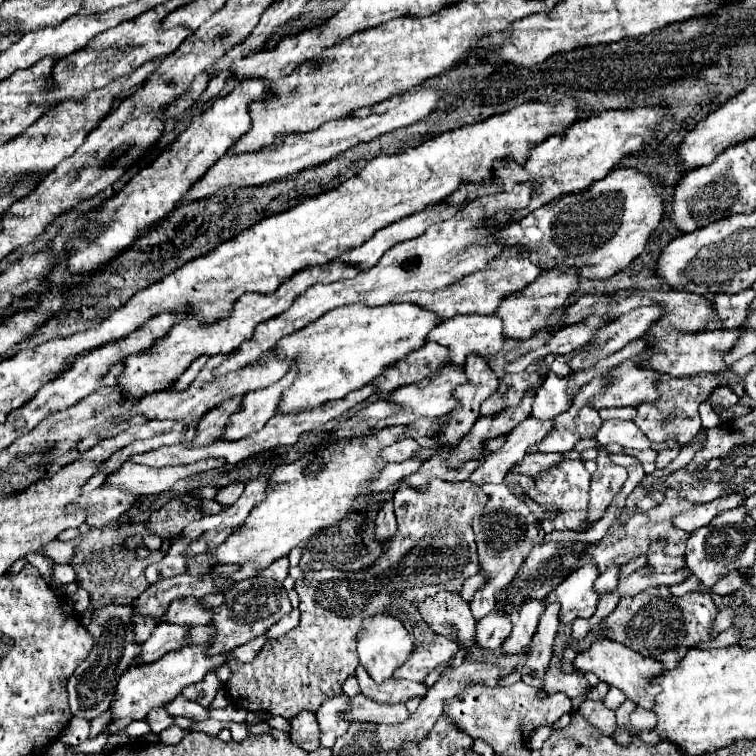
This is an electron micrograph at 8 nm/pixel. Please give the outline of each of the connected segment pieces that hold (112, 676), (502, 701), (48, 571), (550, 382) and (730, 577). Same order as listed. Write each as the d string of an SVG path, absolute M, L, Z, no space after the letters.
M104 605L100 609L94 609L90 625L86 627L86 631L94 639L94 649L90 651L86 661L82 661L76 667L66 685L70 711L74 717L84 717L90 721L102 715L114 699L114 691L122 673L138 665L136 659L140 657L142 643L134 639L134 623L132 623L134 615L136 613L132 605Z
M520 681L502 689L486 689L478 685L470 689L470 693L462 693L462 697L446 701L444 713L448 715L450 723L458 725L458 729L466 731L472 739L486 741L496 755L502 755L508 745L526 745L538 727L554 725L564 713L572 713L572 705L564 693L548 695Z
M30 553L26 559L28 559L30 565L34 565L42 573L42 577L46 579L46 583L52 581L52 569L54 569L54 561L52 559L48 559L48 557L40 555L40 553Z
M548 371L544 383L536 391L534 399L534 417L556 417L562 413L562 409L570 407L570 393L568 383L572 375L560 377L554 371Z
M732 571L732 573L724 575L724 577L720 577L720 581L712 587L712 591L716 591L718 595L728 595L728 593L738 591L744 583L748 583L746 577L740 571Z

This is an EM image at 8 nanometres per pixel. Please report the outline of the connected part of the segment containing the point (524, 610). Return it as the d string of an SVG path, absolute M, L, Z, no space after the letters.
M524 599L520 607L514 607L514 611L510 613L514 627L502 645L506 653L520 653L530 643L542 613L544 613L544 601L540 599Z

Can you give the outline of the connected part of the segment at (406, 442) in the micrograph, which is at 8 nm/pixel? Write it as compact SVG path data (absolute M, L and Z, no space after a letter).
M404 437L404 439L400 441L400 445L396 445L396 447L386 447L386 449L382 451L382 459L384 459L384 461L406 461L406 459L410 459L418 449L420 449L420 445L418 445L414 439Z

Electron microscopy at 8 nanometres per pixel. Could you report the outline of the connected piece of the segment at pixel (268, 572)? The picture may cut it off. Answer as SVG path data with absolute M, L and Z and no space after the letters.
M282 557L282 559L274 561L274 565L270 565L270 567L264 569L264 571L260 571L258 575L282 583L282 581L288 577L288 557Z

